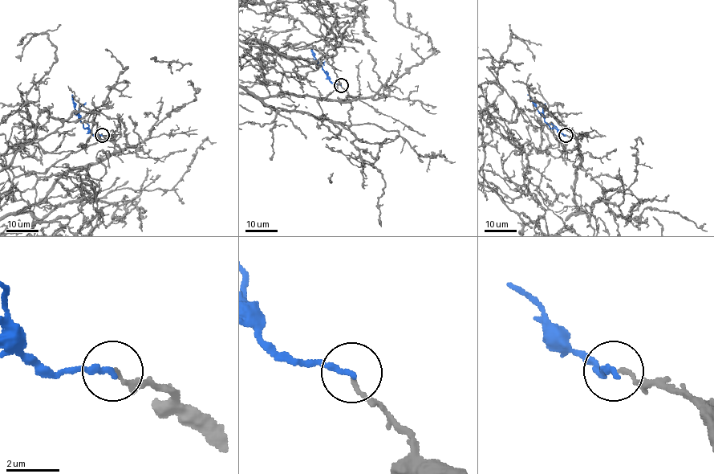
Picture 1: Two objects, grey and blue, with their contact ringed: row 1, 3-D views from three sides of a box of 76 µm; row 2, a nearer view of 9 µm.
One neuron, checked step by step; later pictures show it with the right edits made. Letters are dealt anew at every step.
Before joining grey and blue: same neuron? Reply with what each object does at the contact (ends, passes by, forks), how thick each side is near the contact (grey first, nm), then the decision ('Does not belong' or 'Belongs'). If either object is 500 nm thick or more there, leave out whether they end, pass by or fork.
At the ring grey ends. At the ring blue ends. Thickness 140 nm (grey) against 240 nm. Belongs

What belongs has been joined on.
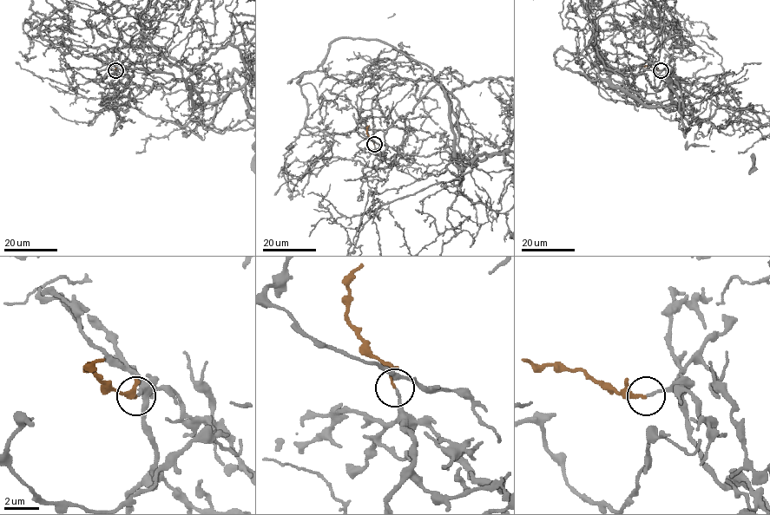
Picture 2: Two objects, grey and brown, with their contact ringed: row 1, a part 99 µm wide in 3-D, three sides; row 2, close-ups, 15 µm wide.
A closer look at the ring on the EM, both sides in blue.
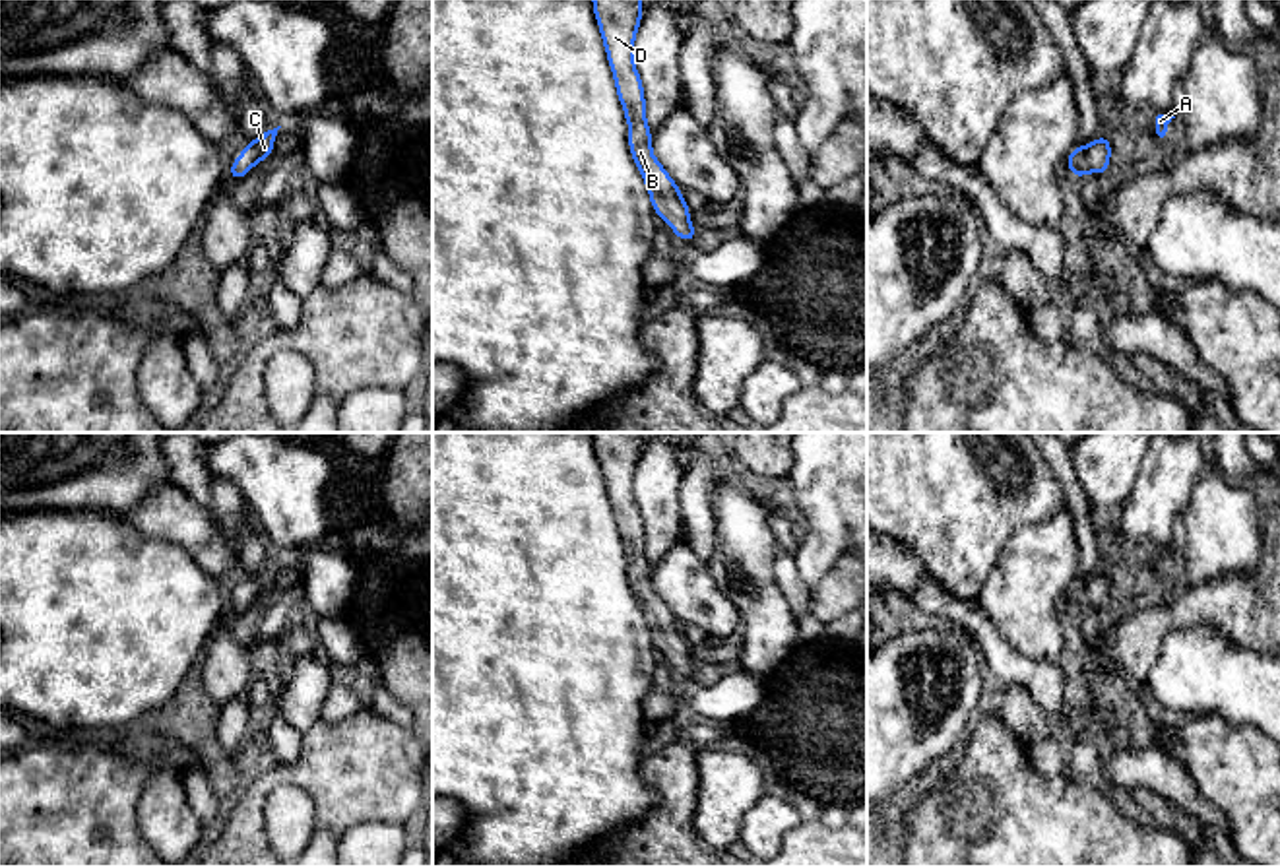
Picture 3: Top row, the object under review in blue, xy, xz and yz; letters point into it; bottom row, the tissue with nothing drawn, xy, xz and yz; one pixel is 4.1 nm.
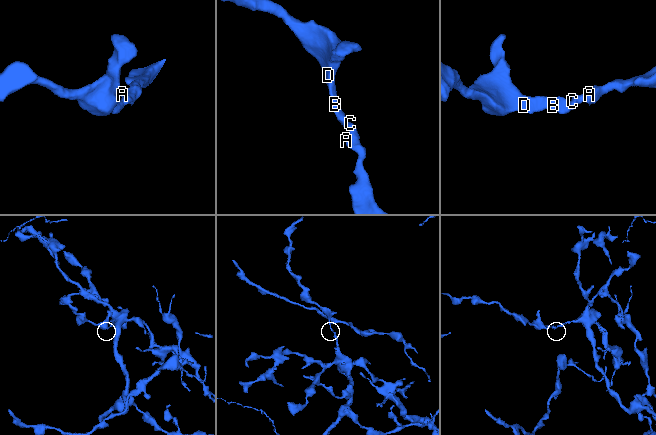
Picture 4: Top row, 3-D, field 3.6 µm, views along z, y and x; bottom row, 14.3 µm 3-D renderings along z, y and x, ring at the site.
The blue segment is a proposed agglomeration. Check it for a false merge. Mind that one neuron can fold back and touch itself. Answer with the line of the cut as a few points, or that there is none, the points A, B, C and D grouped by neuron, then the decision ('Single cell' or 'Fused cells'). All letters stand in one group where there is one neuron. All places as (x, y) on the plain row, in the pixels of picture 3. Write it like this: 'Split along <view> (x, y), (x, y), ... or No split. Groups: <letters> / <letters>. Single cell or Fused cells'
No split. Groups: A B C D. Single cell

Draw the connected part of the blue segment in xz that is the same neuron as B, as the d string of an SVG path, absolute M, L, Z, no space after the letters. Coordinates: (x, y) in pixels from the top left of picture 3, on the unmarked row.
M592 433L595 456L601 466L601 475L607 487L607 495L613 506L617 520L617 531L623 539L624 553L628 557L628 584L632 594L644 613L646 625L652 634L652 644L656 650L663 652L665 658L673 663L675 671L687 677L694 677L696 659L688 656L690 644L677 621L669 611L665 601L654 592L652 586L652 564L646 557L646 533L640 508L634 498L634 473L642 456L642 433Z

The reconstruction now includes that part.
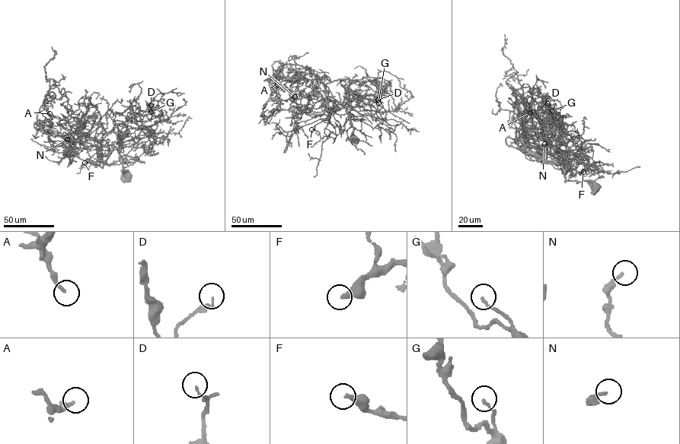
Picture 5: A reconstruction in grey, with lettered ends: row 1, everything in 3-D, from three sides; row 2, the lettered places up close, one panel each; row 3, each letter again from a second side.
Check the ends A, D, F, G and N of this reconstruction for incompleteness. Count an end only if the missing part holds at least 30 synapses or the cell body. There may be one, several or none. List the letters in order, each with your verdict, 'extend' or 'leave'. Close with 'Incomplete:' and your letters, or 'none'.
A: extend
D: leave
F: extend
G: leave
N: leave
Incomplete: A, F

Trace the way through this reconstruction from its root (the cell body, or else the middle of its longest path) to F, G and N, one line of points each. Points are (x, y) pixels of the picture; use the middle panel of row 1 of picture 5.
F: (355, 138), (345, 108), (330, 115), (329, 136), (321, 138), (311, 129)
G: (355, 138), (350, 114), (346, 108), (385, 112), (378, 103)
N: (355, 138), (346, 106), (337, 110), (323, 110), (313, 118), (296, 123), (292, 114), (298, 115), (295, 96)

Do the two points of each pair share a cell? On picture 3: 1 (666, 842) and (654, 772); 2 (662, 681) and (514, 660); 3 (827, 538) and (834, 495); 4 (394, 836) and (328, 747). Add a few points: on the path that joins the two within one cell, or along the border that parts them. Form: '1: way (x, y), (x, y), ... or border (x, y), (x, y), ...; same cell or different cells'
1: way (668, 825), (668, 790); same cell
2: border (658, 666), (642, 705), (646, 724); different cells
3: way (834, 528), (834, 505); same cell
4: border (412, 825), (355, 823), (342, 838); different cells

